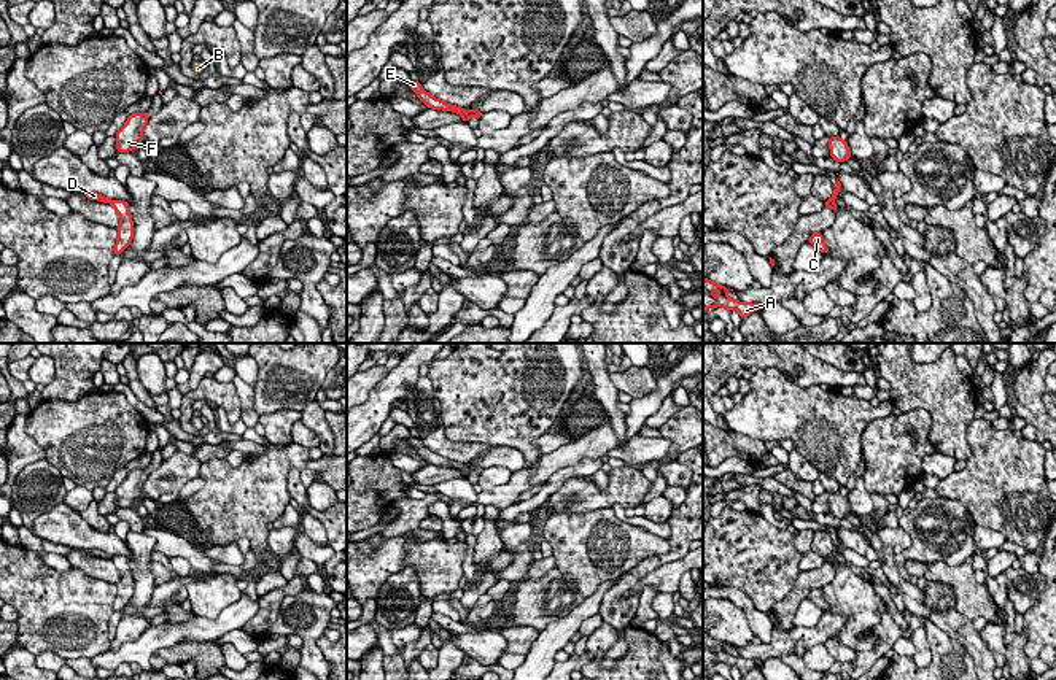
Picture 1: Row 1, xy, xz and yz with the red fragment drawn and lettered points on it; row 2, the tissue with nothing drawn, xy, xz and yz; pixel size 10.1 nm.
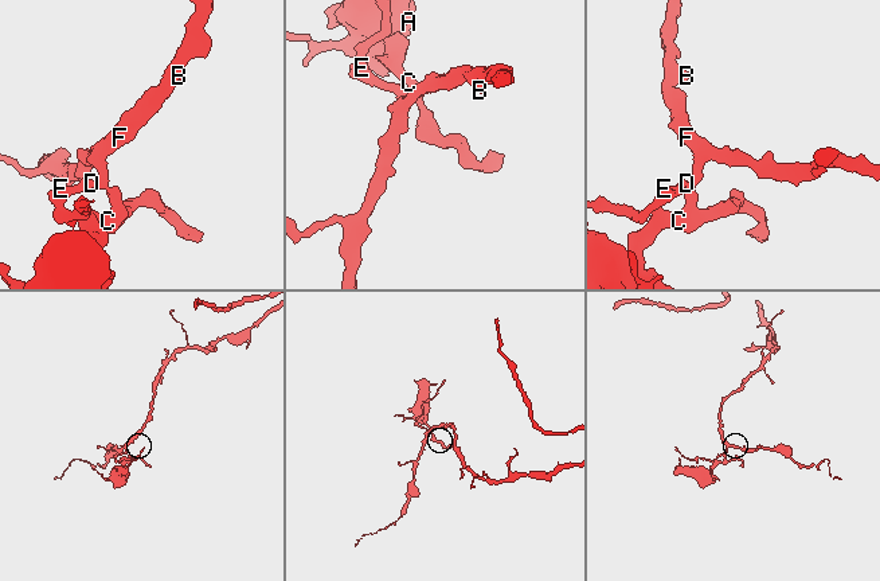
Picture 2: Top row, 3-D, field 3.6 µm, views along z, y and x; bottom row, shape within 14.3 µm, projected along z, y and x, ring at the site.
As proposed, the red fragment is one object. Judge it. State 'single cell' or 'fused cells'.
fused cells

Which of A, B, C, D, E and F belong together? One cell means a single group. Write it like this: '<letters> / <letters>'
A C / B D E F

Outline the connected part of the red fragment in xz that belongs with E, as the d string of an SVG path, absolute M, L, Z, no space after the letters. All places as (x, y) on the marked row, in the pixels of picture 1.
M410 81L409 83L409 89L412 89L417 97L428 106L428 108L434 108L434 110L444 110L444 111L453 111L453 113L458 113L461 118L463 118L463 122L468 122L471 114L468 110L461 108L461 106L456 106L456 105L450 105L444 100L439 100L436 97L433 97L431 94L428 94L420 81Z

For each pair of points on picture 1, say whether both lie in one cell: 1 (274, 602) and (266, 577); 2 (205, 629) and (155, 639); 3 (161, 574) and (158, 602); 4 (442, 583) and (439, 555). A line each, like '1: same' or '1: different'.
1: different
2: same
3: different
4: same

